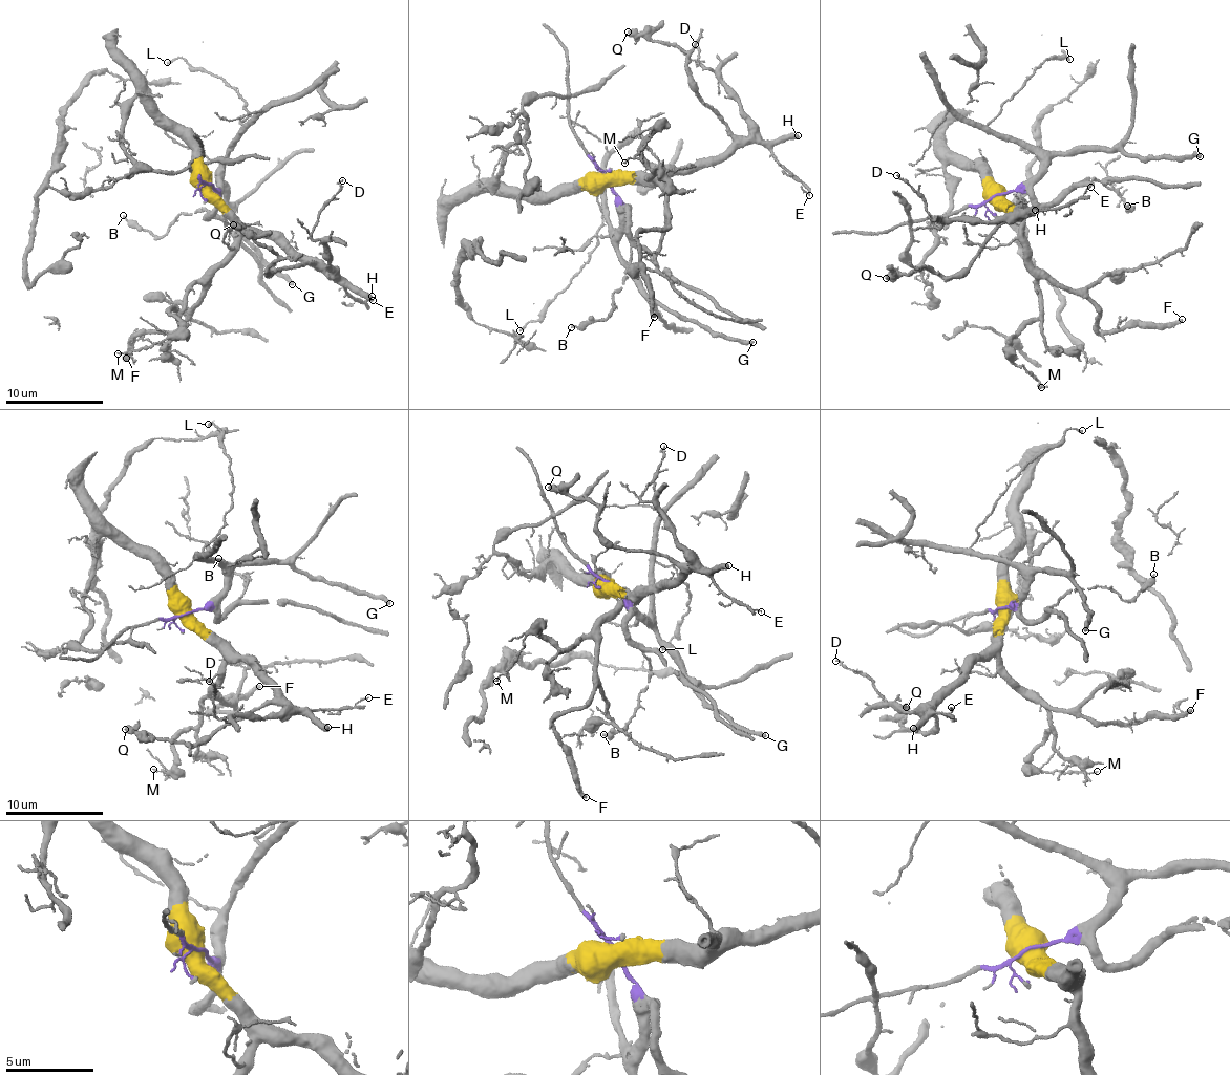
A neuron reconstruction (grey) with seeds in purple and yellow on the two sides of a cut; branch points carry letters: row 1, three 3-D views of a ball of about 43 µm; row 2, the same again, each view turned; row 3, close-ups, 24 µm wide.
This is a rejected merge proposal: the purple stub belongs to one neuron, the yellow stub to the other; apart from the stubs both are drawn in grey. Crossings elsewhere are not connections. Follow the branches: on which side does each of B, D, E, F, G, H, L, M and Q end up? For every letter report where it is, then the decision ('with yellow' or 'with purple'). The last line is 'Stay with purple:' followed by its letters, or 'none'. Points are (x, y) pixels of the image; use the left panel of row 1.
B: place (123, 215); with purple
D: place (342, 180); with yellow
E: place (373, 300); with yellow
F: place (126, 358); with yellow
G: place (292, 284); with purple
H: place (372, 296); with yellow
L: place (167, 62); with purple
M: place (118, 353); with yellow
Q: place (233, 224); with yellow
Stay with purple: B, G, L

